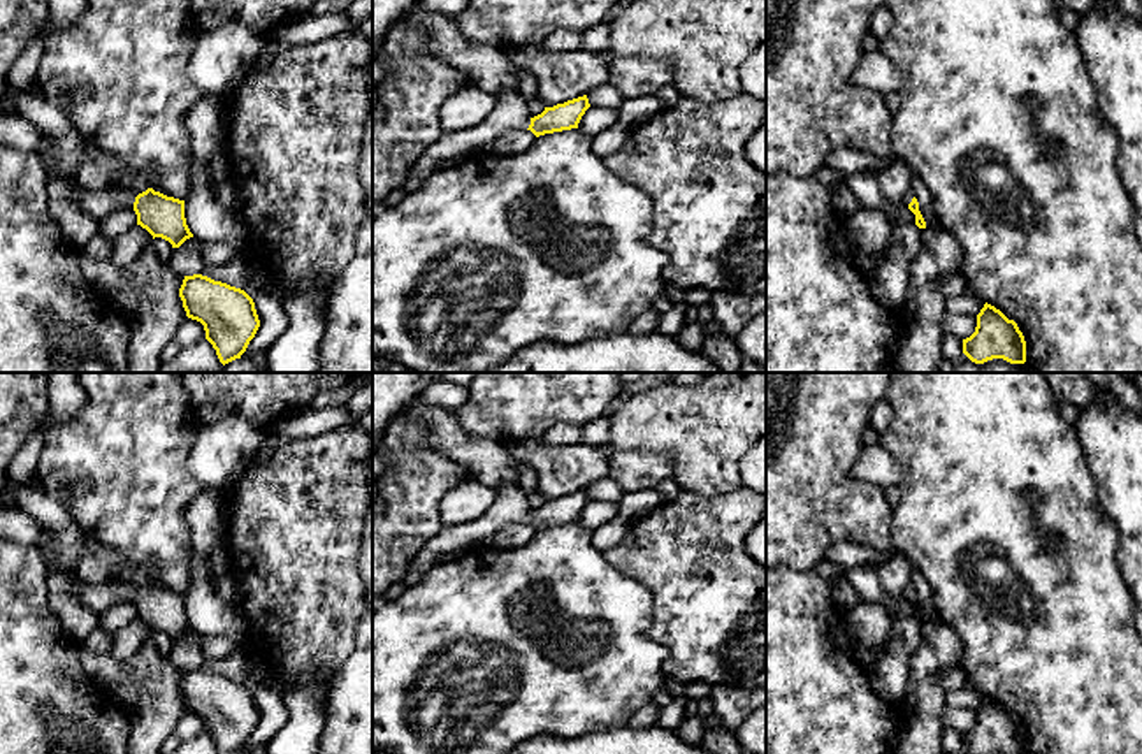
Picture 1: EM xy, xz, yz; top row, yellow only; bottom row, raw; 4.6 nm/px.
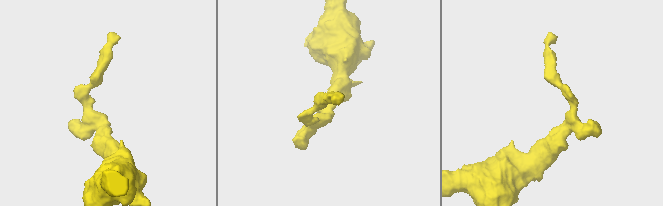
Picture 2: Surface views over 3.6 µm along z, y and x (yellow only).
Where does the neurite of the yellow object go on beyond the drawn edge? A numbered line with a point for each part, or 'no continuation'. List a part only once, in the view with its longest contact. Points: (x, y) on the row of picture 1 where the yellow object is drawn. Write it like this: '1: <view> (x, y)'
1: xz (510, 115)

